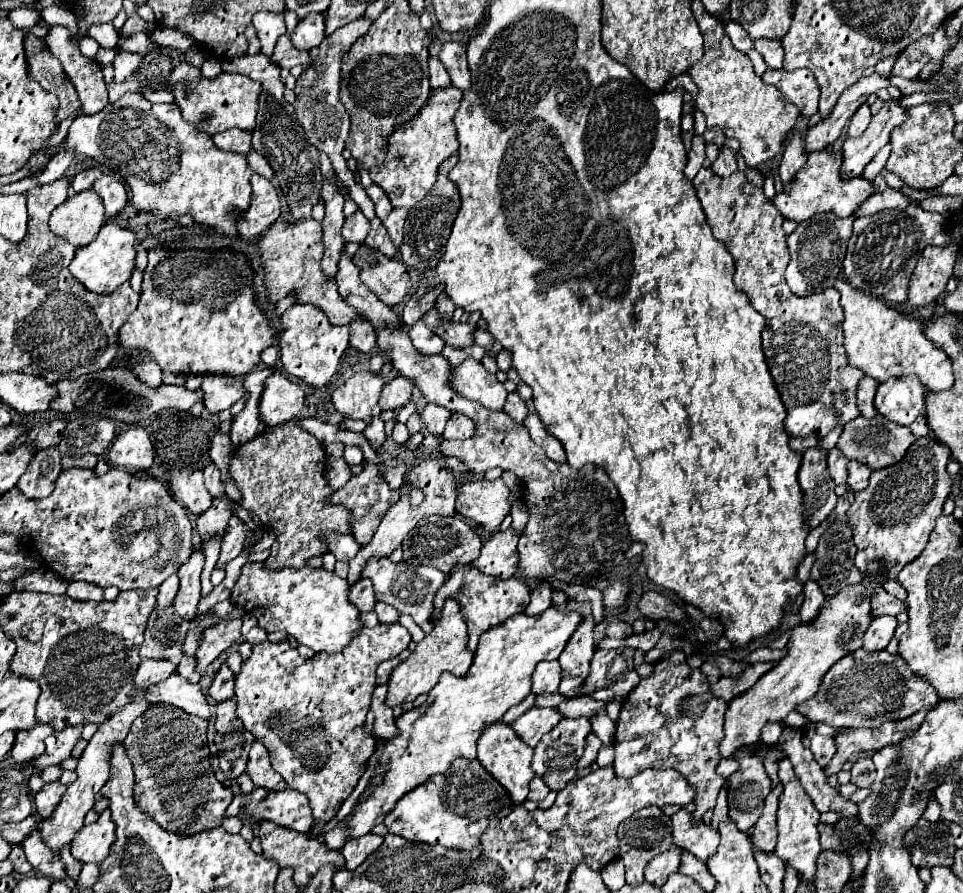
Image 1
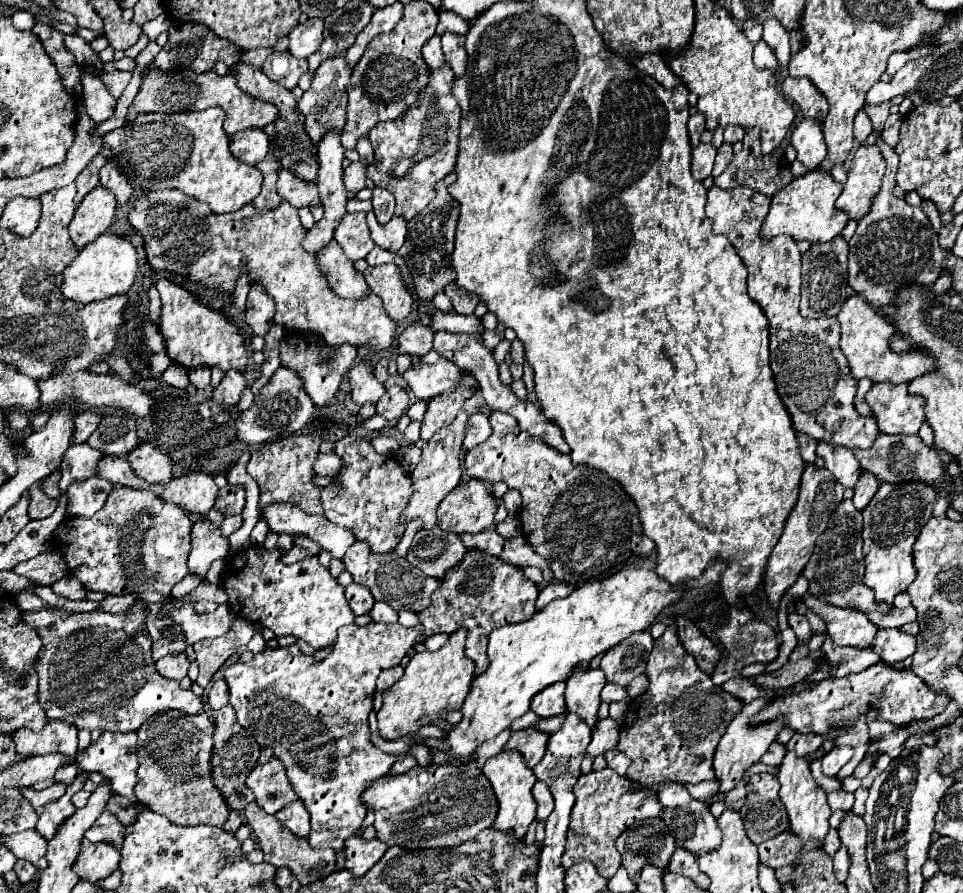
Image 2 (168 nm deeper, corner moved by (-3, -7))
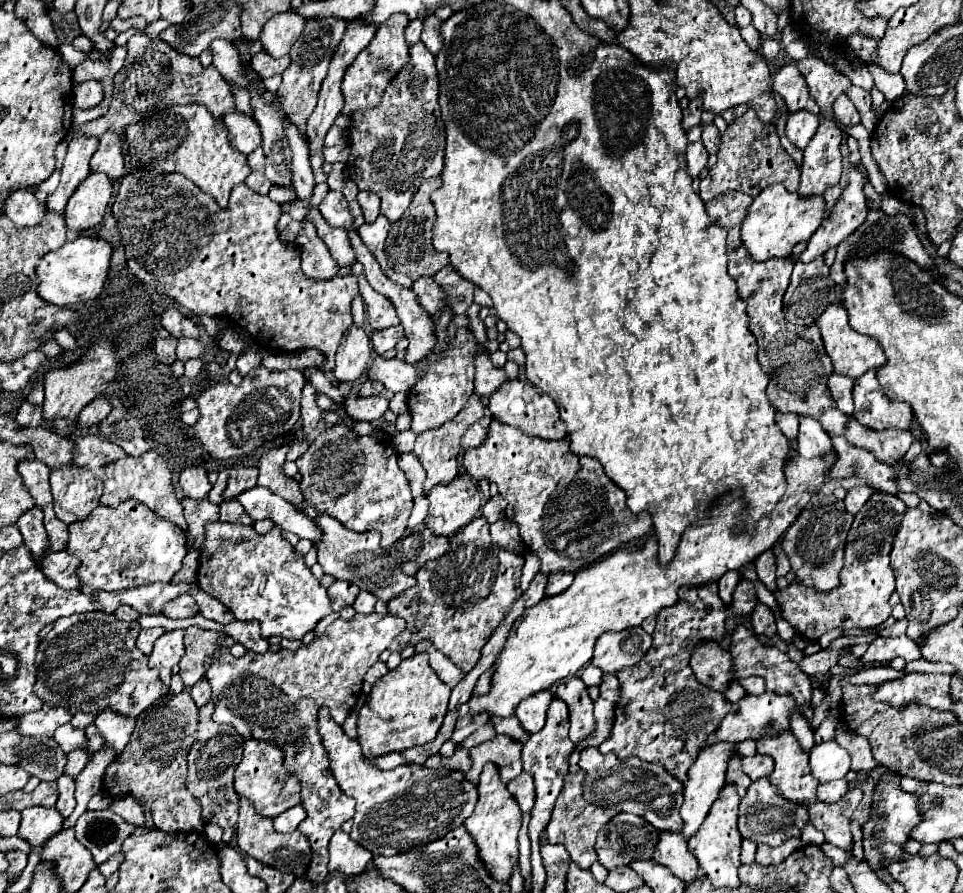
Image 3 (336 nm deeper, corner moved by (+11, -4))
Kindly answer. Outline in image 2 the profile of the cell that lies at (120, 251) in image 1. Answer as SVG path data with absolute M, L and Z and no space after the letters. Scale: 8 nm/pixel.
M104 233L92 243L88 243L78 257L64 269L64 279L60 285L60 291L66 299L72 299L76 303L90 303L90 301L100 301L112 295L124 295L136 275L136 249L132 243L124 237Z

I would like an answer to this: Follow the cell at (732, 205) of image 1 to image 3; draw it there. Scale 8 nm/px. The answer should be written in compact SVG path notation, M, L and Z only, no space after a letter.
M730 190L718 194L714 200L706 202L706 212L710 222L722 226L728 232L728 274L738 282L738 294L748 304L750 316L750 330L758 340L758 362L760 368L766 372L768 388L766 396L768 402L778 412L794 412L798 416L810 416L820 422L820 426L834 436L844 436L850 444L872 452L880 462L894 464L902 458L912 444L912 432L902 430L872 430L862 426L854 416L846 416L834 404L834 398L828 390L828 378L834 374L830 356L826 356L820 328L816 324L796 326L784 320L782 314L782 296L788 288L790 274L792 274L792 256L786 258L770 258L766 262L756 262L744 248L740 240L740 226L748 214L752 198L748 194Z

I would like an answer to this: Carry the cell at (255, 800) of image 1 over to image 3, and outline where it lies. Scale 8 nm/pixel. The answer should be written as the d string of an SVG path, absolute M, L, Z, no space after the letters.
M294 806L284 810L282 814L278 814L276 818L272 818L274 830L276 832L294 832L298 828L298 824L302 822L302 818L306 818L306 812L302 810L302 806Z

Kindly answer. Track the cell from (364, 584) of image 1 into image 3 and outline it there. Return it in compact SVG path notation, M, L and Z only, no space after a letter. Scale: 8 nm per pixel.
M336 580L330 588L328 588L328 594L332 598L332 608L334 612L340 612L344 606L352 606L356 596L358 596L358 586L354 586L352 582L346 582L346 580Z

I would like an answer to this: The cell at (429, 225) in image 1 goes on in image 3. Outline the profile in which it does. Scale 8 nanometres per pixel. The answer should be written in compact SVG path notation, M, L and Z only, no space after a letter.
M440 176L436 178L428 178L424 180L424 184L416 190L414 198L412 198L412 204L408 206L406 214L392 224L390 228L390 234L386 238L386 258L388 258L388 264L396 270L396 272L402 272L406 276L410 276L412 280L418 280L420 276L428 274L428 276L434 276L436 272L440 272L444 266L448 266L448 260L446 256L440 256L436 254L434 246L432 246L432 226L436 222L436 212L434 212L434 206L430 202L430 194L442 184Z

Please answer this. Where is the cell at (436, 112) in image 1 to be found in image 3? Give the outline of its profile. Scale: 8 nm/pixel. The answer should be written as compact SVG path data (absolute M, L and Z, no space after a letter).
M416 42L410 46L410 62L400 70L386 88L386 94L382 96L382 102L374 110L366 110L366 114L354 114L348 138L350 138L350 156L346 162L350 180L358 184L360 190L368 190L380 196L382 208L380 212L390 220L396 222L406 208L412 202L414 192L418 186L432 176L438 176L444 166L444 122L440 118L438 108L438 74L436 74L436 58L422 46L422 42Z

